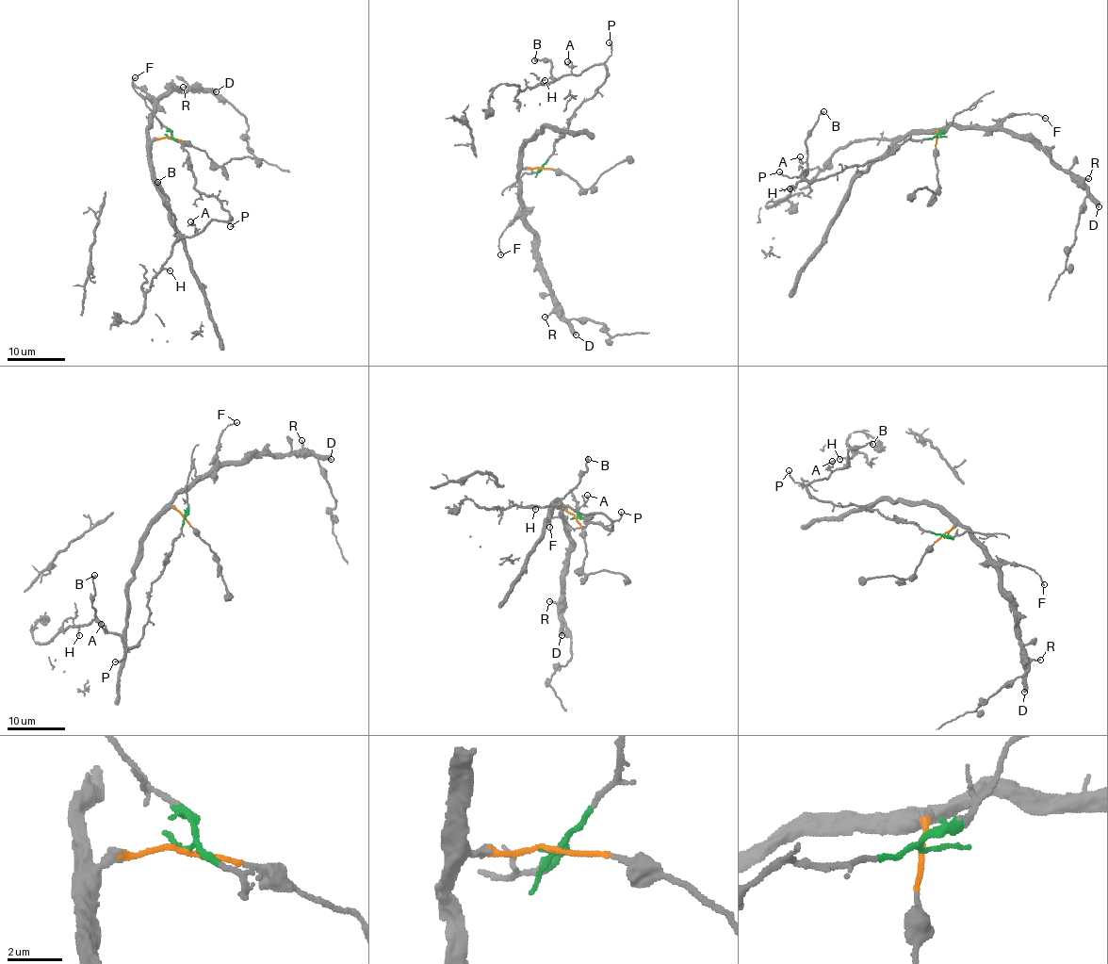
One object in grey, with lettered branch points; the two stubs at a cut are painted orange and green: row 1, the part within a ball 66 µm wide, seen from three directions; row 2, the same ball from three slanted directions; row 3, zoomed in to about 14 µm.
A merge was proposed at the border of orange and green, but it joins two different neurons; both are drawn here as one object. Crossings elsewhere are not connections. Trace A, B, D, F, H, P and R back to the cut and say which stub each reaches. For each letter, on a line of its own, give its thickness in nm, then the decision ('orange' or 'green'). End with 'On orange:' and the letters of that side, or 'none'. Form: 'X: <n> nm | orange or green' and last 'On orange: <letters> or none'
A: 130 nm | green
B: 200 nm | green
D: 480 nm | orange
F: 110 nm | orange
H: 140 nm | green
P: 120 nm | green
R: 130 nm | orange
On orange: D, F, R

